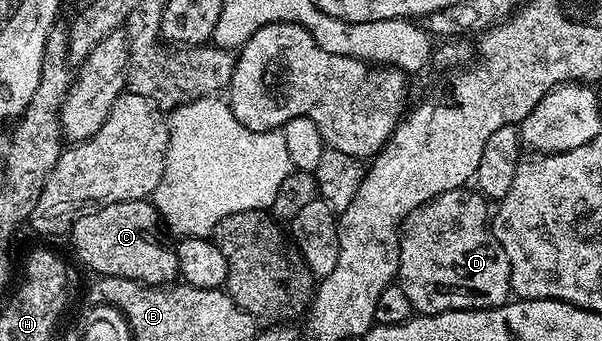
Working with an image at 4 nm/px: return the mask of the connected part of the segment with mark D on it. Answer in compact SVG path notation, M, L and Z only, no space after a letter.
M468 187L455 189L415 209L400 229L400 266L396 275L402 291L406 291L406 299L410 299L413 310L420 315L507 305L512 293L510 259L506 259L506 251L502 251L492 234L490 205L484 194Z

